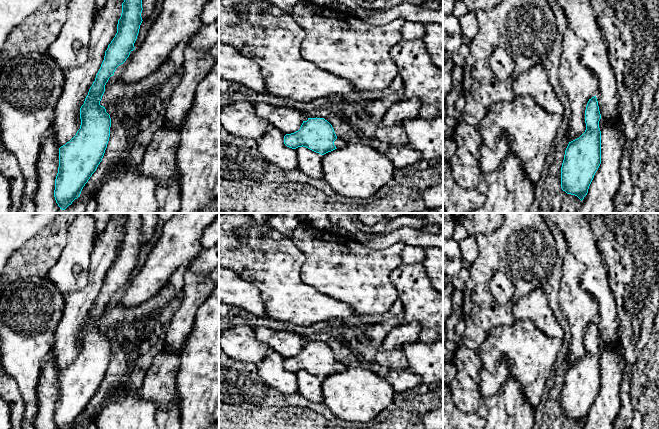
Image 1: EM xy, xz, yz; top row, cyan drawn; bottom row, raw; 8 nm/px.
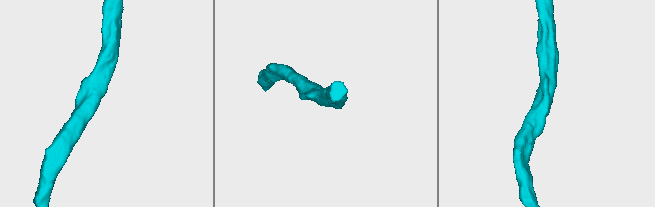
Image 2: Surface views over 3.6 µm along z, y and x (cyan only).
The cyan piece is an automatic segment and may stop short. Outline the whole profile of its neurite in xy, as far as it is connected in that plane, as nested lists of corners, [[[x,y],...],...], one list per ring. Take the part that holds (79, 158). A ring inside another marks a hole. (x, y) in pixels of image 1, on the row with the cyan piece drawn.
[[[124,0],[122,13],[117,24],[117,33],[105,51],[104,60],[96,75],[95,81],[89,89],[84,104],[80,108],[80,129],[65,145],[59,148],[59,167],[55,179],[54,197],[60,209],[65,210],[77,199],[83,187],[102,161],[110,137],[111,118],[100,101],[105,92],[105,85],[114,75],[116,68],[123,64],[135,49],[140,25],[142,23],[142,0]]]

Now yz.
[[[596,96],[589,99],[585,110],[585,132],[569,142],[561,167],[561,188],[567,194],[577,196],[581,201],[601,164],[601,131]]]

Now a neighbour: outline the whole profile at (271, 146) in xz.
[[[271,127],[257,140],[258,150],[269,163],[284,170],[294,170],[298,164],[297,153],[284,144],[284,136],[279,129]]]

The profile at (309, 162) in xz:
[[[303,146],[295,150],[298,160],[297,168],[312,179],[322,179],[324,175],[322,155]]]

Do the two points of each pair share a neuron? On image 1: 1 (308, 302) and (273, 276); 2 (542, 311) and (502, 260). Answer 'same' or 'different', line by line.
1: same
2: different

